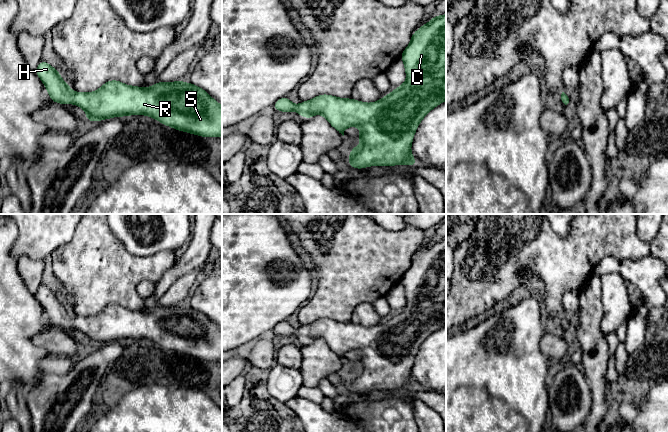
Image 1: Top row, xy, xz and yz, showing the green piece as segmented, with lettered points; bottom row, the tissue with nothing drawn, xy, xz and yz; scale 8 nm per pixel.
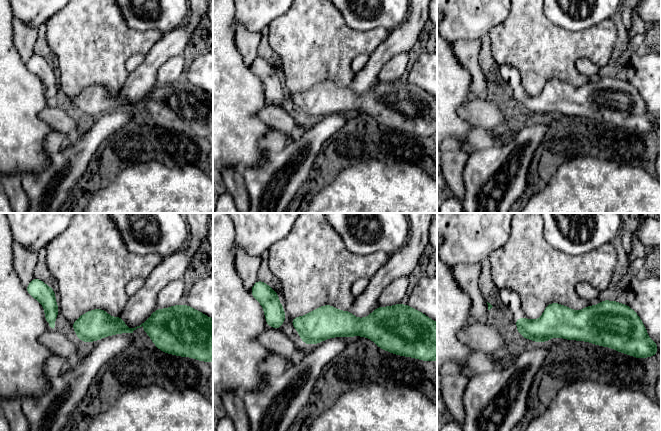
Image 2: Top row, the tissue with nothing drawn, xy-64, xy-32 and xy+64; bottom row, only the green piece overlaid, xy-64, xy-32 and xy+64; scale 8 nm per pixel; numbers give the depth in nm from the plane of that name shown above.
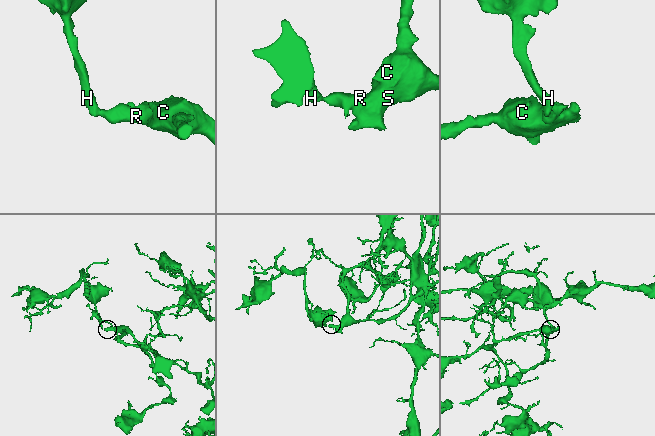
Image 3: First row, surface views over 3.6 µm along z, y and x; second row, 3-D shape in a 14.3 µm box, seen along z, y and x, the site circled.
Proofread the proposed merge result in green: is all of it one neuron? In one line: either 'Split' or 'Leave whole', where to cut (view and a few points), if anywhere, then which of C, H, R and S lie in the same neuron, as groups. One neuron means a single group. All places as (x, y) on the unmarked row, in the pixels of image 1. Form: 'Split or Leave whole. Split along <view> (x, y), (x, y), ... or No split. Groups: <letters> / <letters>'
Leave whole. No split. Groups: C H R S

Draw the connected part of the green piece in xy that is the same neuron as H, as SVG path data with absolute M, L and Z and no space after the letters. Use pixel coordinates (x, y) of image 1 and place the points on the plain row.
M41 284L35 294L42 304L52 326L64 329L71 327L85 334L86 343L91 346L129 339L146 339L176 354L203 361L222 361L222 330L205 314L181 304L157 306L149 312L126 309L118 304L109 304L97 315L74 316L60 301L60 296Z

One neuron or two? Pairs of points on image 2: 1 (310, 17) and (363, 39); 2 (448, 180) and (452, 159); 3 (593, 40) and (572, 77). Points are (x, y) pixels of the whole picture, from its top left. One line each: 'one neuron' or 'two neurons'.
1: one neuron
2: one neuron
3: one neuron

